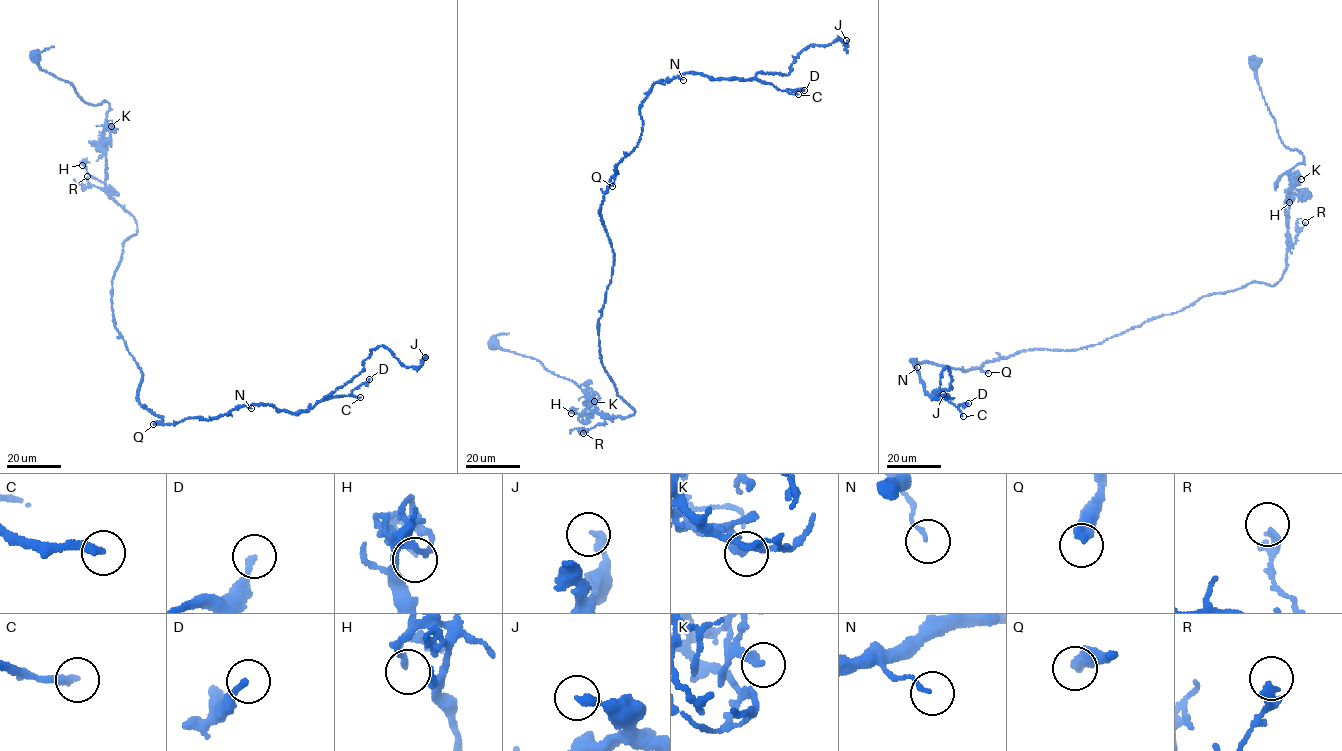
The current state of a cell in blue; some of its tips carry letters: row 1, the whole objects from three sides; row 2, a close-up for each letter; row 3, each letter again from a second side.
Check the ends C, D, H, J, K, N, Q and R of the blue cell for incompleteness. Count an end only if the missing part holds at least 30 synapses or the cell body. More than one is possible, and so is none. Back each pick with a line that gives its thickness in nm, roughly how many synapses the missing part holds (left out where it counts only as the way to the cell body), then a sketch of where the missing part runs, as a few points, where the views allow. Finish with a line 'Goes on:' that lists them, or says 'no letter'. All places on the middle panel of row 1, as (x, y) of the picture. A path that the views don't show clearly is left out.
C: 260 nm thick; about 100 synapses; missing branch runs (798, 94), (809, 95), (833, 86), (855, 59), (866, 59), (864, 49)
D: 220 nm thick; about 60 synapses; missing branch runs (804, 90), (810, 93), (826, 89), (860, 60)
Goes on: C, D

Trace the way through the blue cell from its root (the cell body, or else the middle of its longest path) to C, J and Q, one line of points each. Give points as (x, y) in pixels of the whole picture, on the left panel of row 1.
C: (35, 56), (109, 105), (105, 186), (137, 231), (112, 306), (141, 405), (170, 424), (360, 397)
J: (35, 56), (109, 105), (105, 186), (137, 231), (114, 319), (163, 423), (309, 410), (380, 346), (425, 357)
Q: (35, 56), (109, 105), (105, 186), (137, 231), (112, 306), (153, 424)

